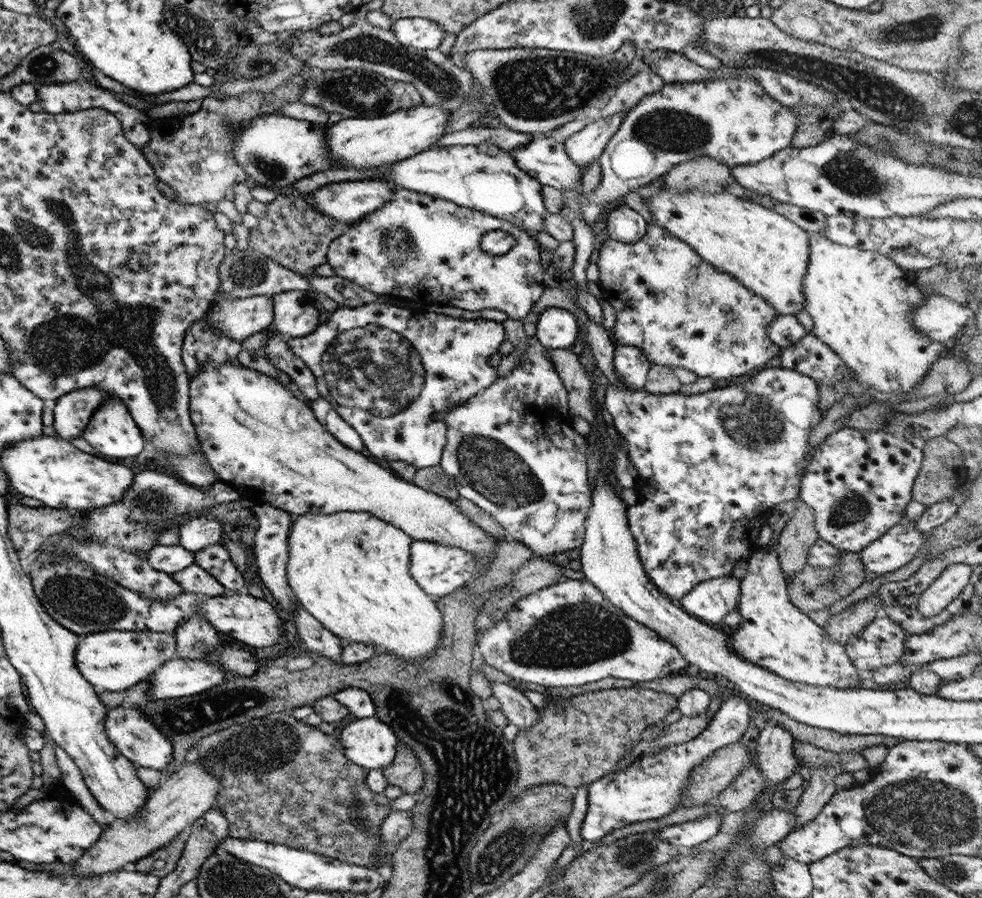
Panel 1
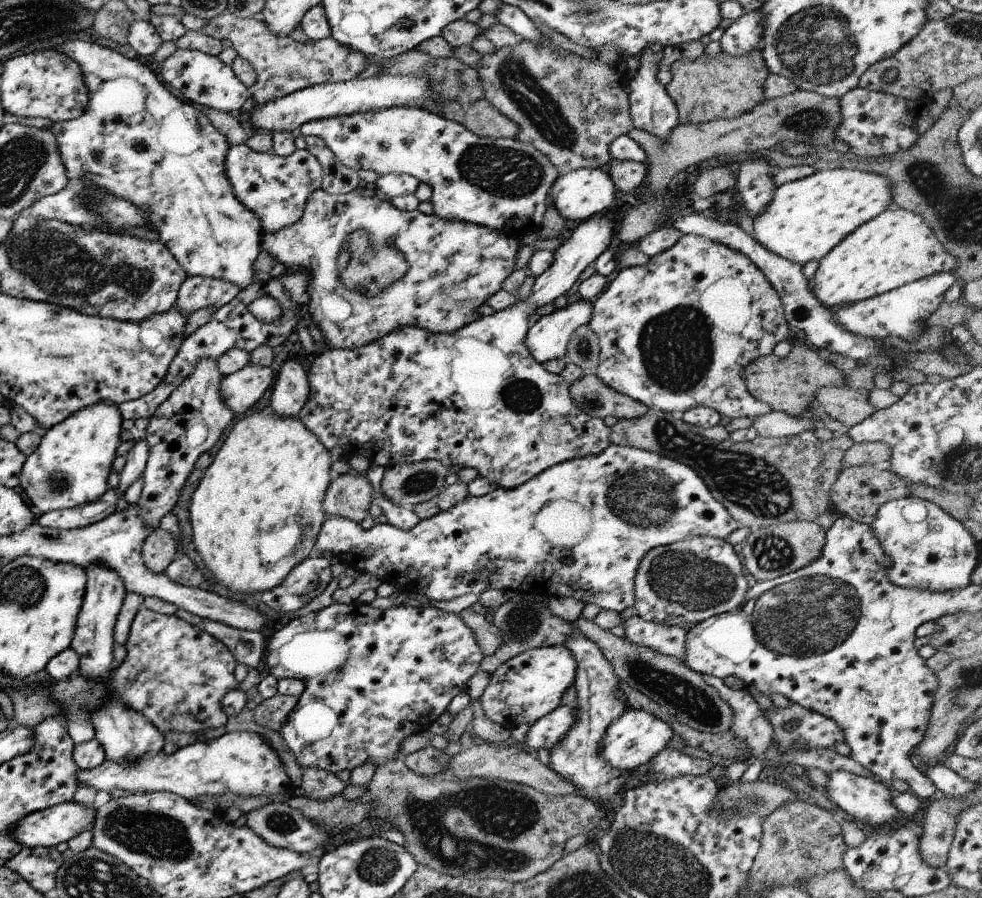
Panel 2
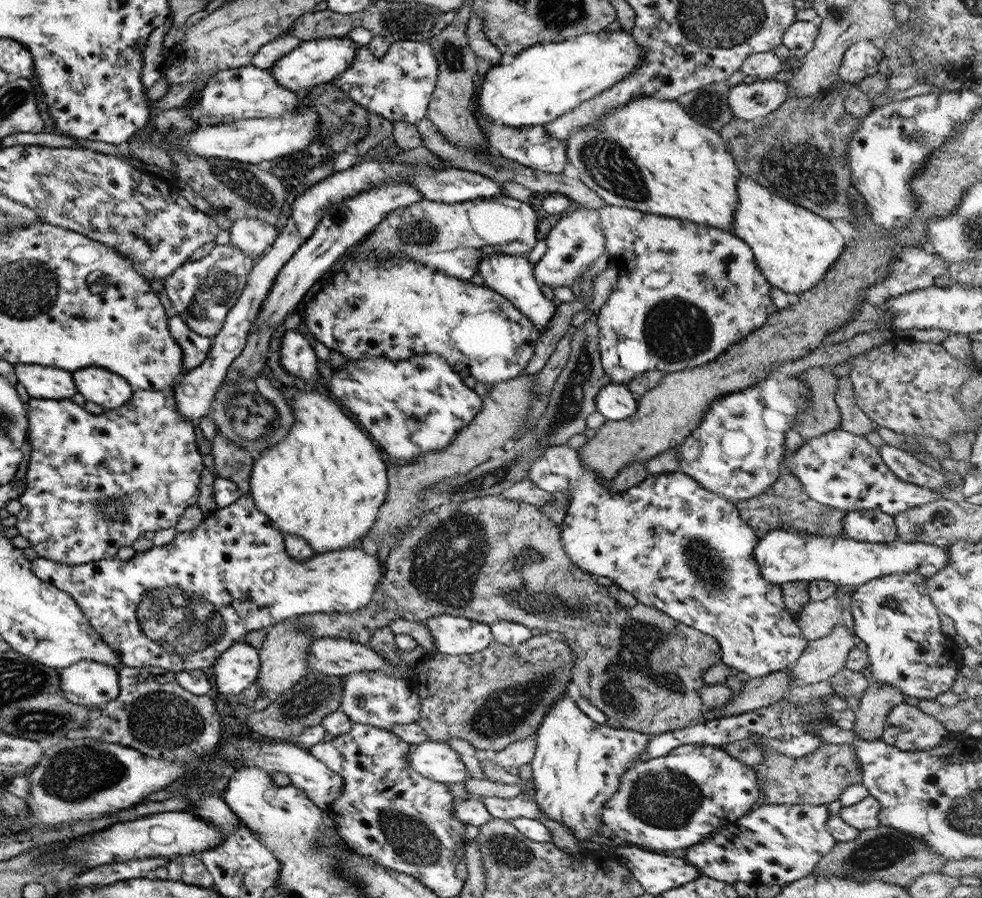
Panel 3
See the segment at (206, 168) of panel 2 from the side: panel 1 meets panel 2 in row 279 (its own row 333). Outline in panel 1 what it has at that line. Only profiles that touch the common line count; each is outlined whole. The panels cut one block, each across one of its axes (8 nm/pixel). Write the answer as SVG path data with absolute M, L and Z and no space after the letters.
M265 295L235 299L223 297L205 315L209 330L221 332L235 342L241 342L255 332L268 329L272 320L273 302Z

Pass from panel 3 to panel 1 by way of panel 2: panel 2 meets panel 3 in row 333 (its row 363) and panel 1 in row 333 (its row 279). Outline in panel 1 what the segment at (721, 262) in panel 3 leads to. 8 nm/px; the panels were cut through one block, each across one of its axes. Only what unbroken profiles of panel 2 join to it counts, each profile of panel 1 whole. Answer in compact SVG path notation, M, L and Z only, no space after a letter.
M647 222L645 234L637 242L604 241L597 259L601 299L615 309L613 338L615 344L635 345L649 364L681 367L698 377L709 376L717 384L757 370L769 358L779 356L781 349L767 338L767 325L779 317L773 306L745 288L729 274L703 260L684 242L654 222Z

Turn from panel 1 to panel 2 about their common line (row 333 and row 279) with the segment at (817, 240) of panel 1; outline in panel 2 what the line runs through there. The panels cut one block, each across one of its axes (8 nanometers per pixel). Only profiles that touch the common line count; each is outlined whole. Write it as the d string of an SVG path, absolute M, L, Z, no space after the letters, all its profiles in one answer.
M887 207L875 218L868 220L841 239L821 260L812 279L809 280L812 292L817 301L825 308L847 306L857 300L865 300L899 288L904 284L927 278L932 274L955 272L956 260L947 254L933 232L927 228L918 214L902 208Z

